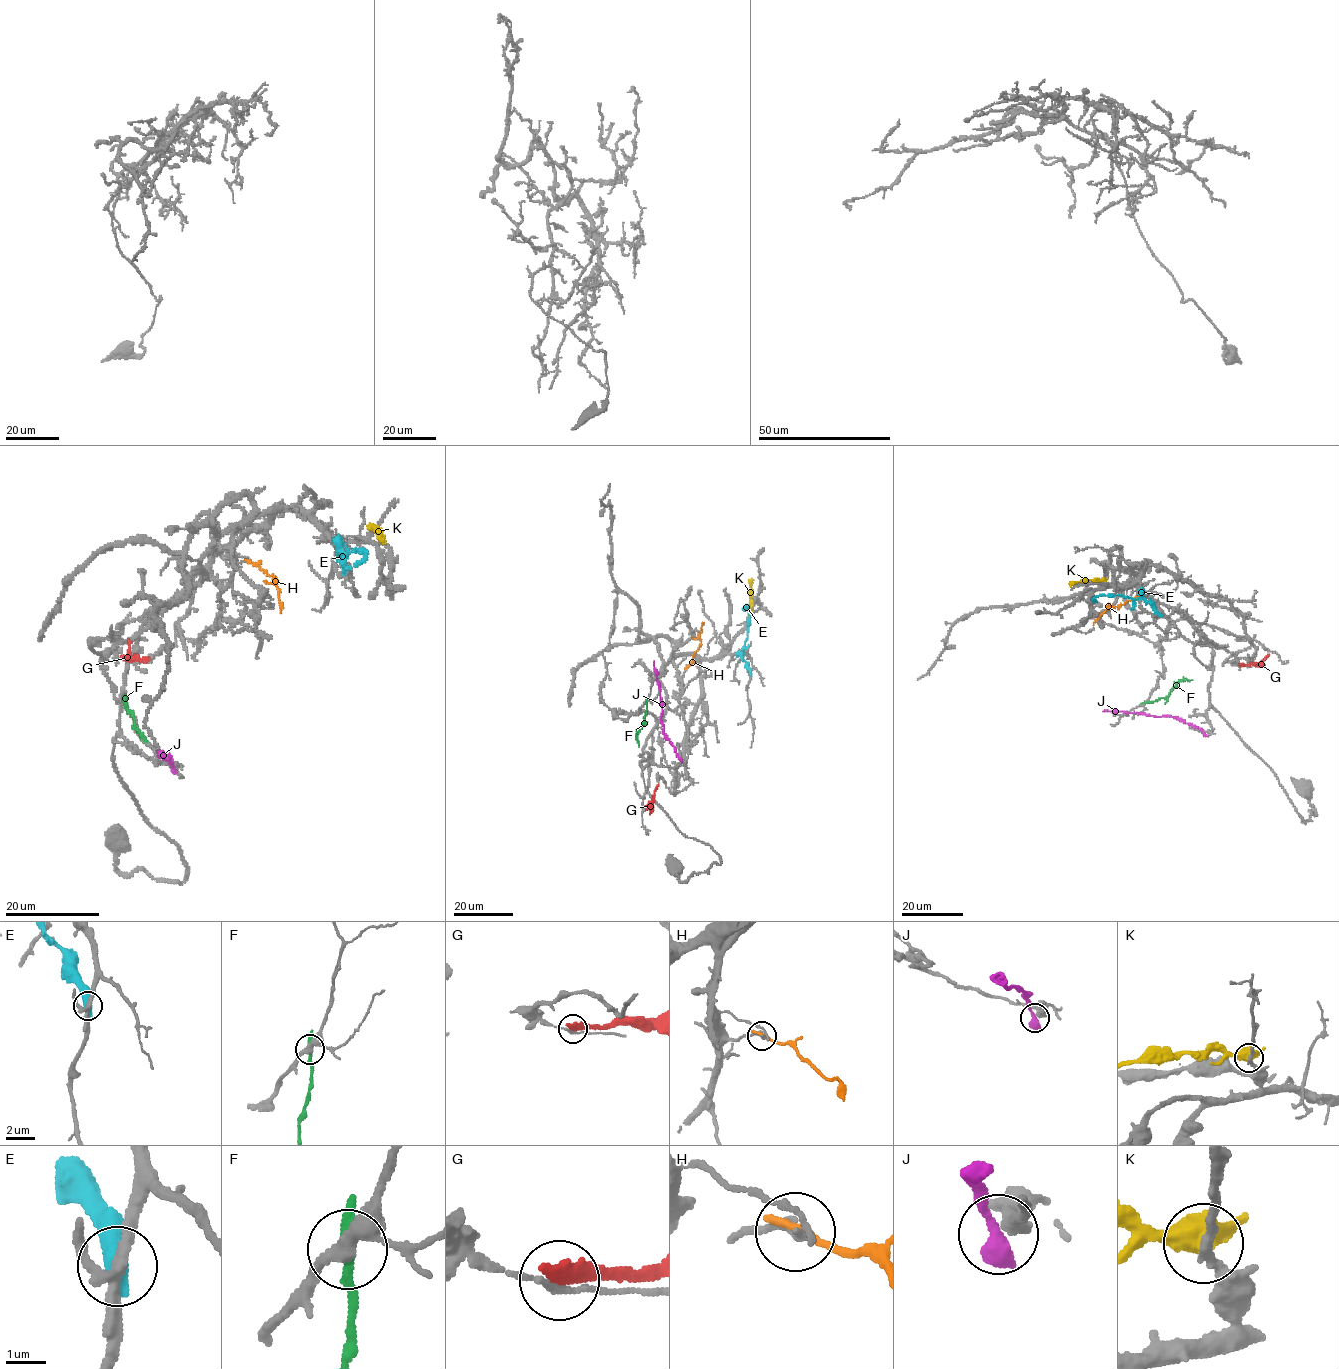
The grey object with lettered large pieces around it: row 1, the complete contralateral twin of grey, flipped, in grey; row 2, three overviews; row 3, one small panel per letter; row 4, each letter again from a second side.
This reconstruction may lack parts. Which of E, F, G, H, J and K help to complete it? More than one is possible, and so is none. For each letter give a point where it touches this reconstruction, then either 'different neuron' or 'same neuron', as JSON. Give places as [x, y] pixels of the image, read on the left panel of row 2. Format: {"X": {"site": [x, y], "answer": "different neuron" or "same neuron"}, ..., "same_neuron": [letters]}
{"E": {"site": [344, 573], "answer": "different neuron"}, "F": {"site": [145, 740], "answer": "different neuron"}, "G": {"site": [146, 661], "answer": "different neuron"}, "H": {"site": [248, 561], "answer": "different neuron"}, "J": {"site": [173, 768], "answer": "different neuron"}, "K": {"site": [374, 528], "answer": "different neuron"}, "same_neuron": []}

